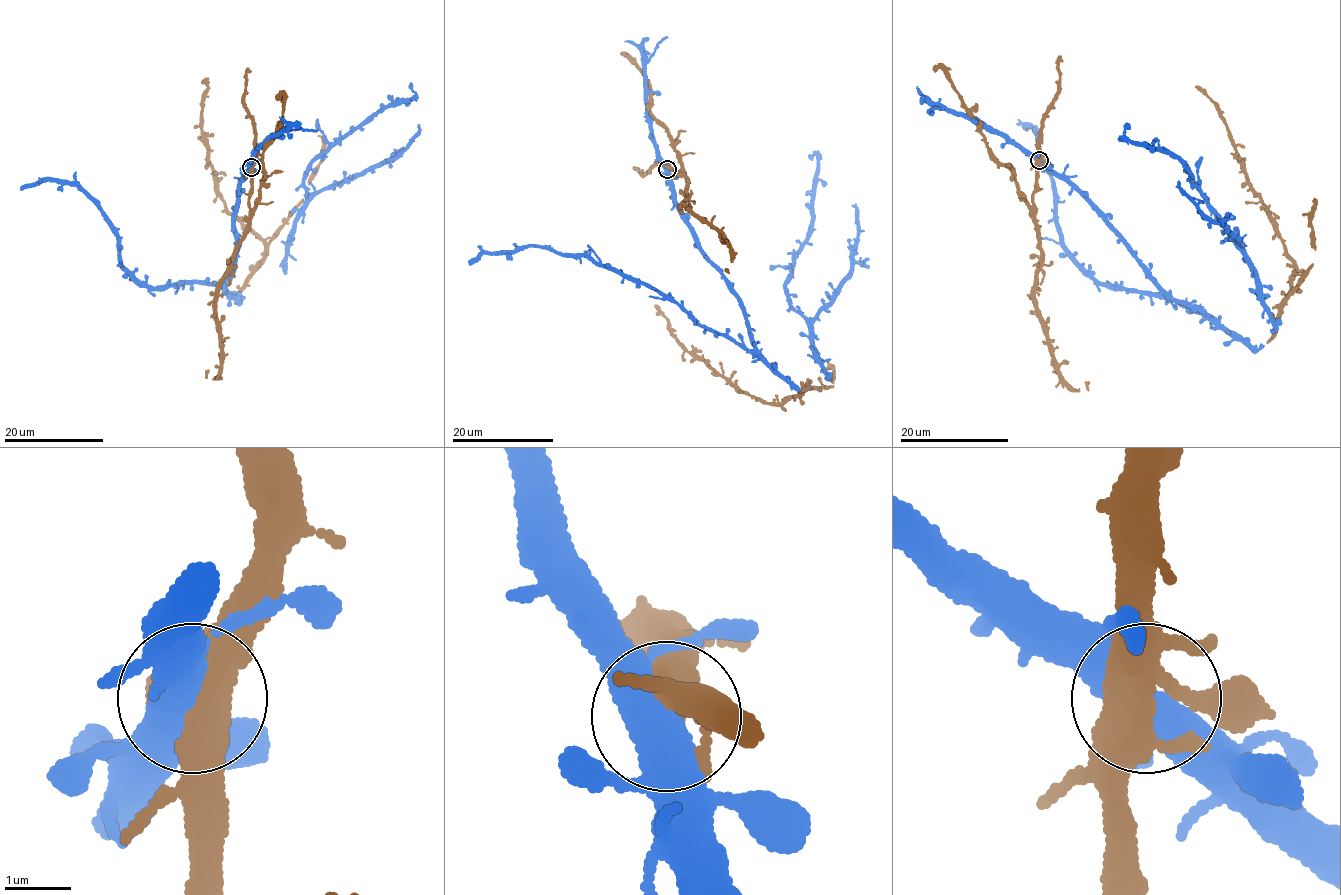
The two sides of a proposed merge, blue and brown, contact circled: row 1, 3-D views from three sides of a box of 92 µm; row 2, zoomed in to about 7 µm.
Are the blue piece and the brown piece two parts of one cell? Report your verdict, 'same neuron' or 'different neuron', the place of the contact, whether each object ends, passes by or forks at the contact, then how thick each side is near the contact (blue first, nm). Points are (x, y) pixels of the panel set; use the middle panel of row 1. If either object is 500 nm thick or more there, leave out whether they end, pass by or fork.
different neuron; at (667, 169); 550 nm thick on the blue side, 440 nm on the other

